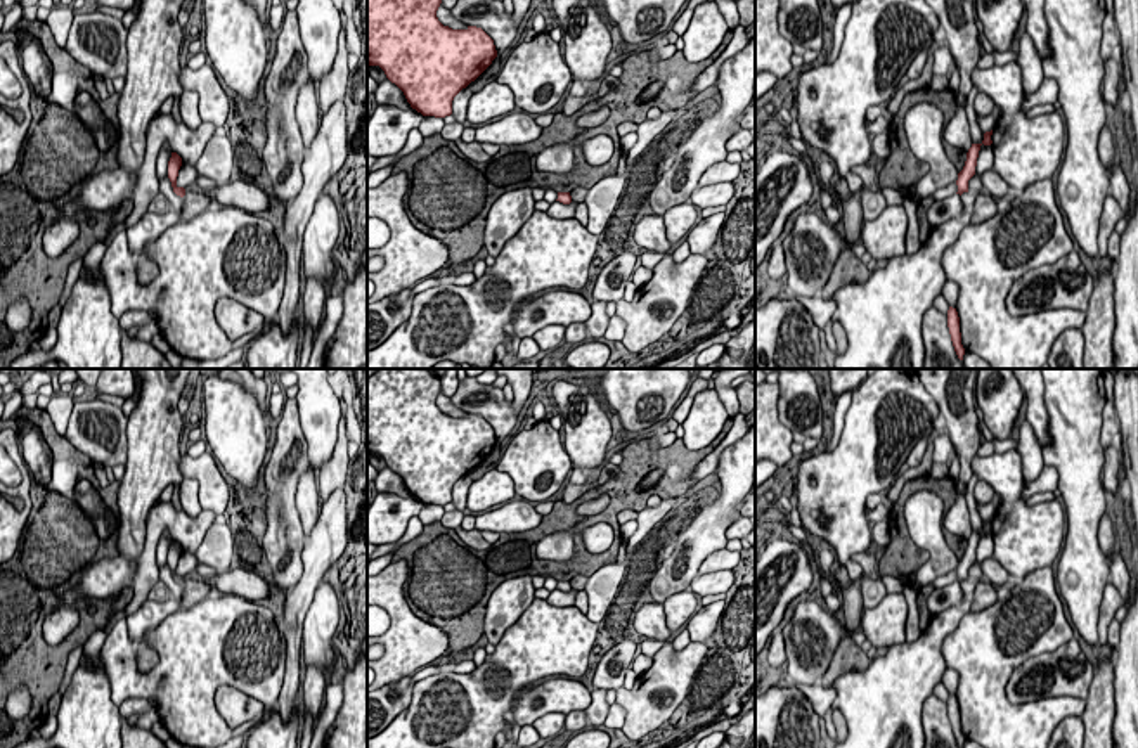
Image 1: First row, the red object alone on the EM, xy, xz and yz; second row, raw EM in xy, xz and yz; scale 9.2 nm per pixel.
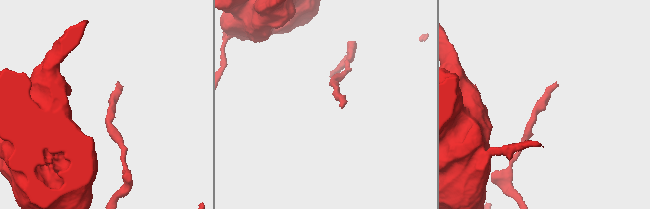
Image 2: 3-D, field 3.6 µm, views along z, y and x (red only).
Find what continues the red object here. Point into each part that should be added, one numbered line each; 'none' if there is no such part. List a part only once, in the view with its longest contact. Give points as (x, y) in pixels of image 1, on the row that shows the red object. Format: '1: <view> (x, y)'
none

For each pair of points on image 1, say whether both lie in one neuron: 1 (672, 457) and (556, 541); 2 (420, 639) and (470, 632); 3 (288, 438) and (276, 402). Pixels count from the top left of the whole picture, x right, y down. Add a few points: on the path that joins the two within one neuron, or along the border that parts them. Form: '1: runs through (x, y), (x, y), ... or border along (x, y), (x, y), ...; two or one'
1: border along (574, 534), (575, 542); two
2: border along (413, 612), (435, 624), (446, 634), (446, 653); two
3: border along (286, 400), (279, 414); two

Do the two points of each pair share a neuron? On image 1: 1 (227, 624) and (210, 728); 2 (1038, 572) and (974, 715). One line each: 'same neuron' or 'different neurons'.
1: same neuron
2: same neuron

